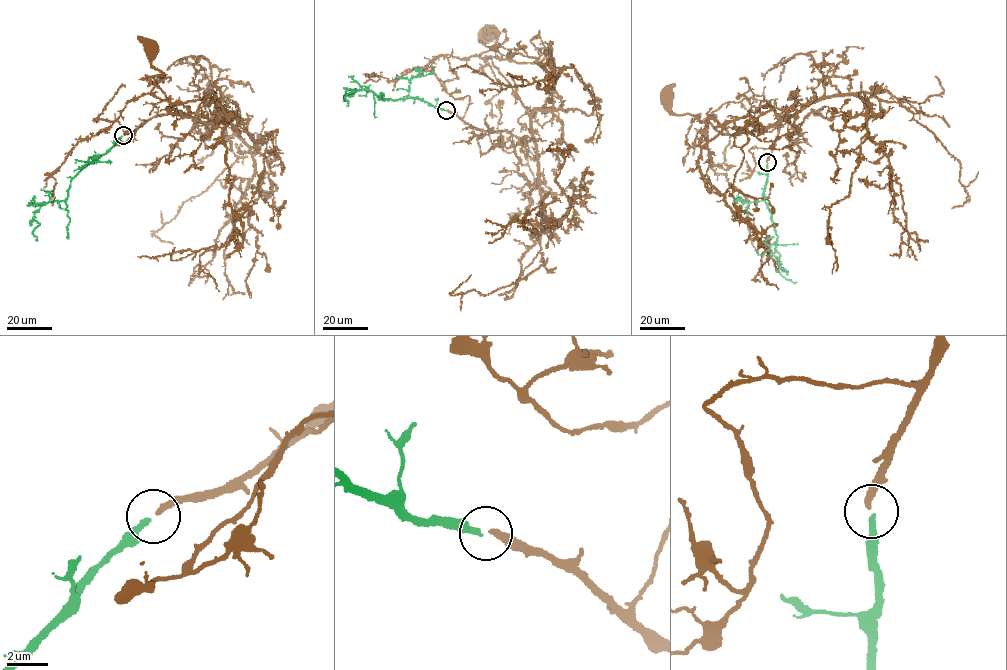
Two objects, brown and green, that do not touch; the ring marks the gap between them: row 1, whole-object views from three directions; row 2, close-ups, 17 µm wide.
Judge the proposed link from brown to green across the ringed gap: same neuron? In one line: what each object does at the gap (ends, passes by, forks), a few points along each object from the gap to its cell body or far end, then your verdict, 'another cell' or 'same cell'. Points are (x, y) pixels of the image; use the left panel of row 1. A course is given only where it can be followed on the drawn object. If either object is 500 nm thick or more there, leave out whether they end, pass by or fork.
brown ends | green ends | brown via (123, 135), (159, 115), (194, 113), (208, 120), (176, 111), (146, 76), (161, 75), (151, 49) | green via (123, 136), (80, 170), (71, 180), (65, 199), (41, 205), (33, 219), (39, 224), (33, 231), (35, 240) | same cell

